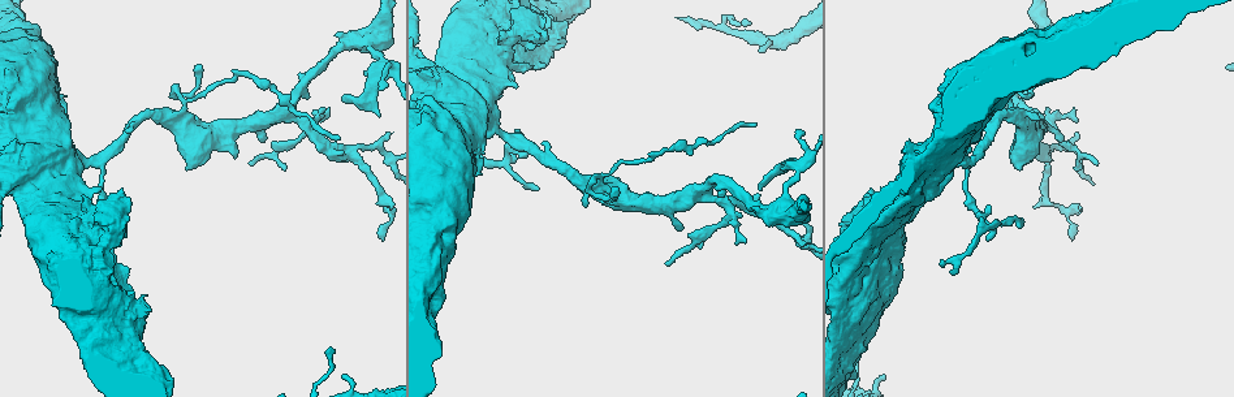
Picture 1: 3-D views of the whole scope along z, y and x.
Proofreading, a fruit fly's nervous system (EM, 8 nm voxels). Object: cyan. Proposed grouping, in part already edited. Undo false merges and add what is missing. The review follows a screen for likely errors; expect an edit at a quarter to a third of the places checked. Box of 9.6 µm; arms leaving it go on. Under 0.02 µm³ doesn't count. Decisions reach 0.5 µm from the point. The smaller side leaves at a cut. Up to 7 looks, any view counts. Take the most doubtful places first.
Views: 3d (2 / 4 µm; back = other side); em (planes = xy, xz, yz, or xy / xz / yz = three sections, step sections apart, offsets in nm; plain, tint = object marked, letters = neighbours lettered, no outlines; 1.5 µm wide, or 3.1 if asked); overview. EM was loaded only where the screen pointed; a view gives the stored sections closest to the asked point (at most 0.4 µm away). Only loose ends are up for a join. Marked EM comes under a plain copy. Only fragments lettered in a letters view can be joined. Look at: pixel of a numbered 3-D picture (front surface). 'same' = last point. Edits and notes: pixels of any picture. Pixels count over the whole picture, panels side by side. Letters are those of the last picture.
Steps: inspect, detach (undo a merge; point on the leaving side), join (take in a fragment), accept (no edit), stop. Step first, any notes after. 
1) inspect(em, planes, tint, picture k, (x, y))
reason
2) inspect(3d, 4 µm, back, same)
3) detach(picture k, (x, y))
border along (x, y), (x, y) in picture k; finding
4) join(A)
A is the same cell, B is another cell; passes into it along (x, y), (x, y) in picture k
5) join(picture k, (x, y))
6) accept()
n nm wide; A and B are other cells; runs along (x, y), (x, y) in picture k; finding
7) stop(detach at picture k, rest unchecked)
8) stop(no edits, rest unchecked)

inspect(3d, 2 µm, picture 1, (1061, 140))
an open end

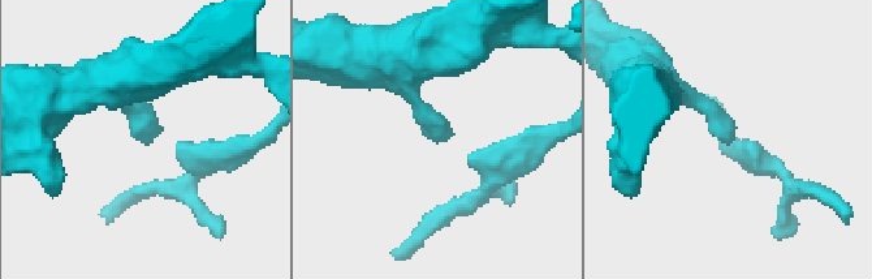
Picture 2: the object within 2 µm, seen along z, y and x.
inspect(em, xy, step 4, tint, picture 2, (143, 141))

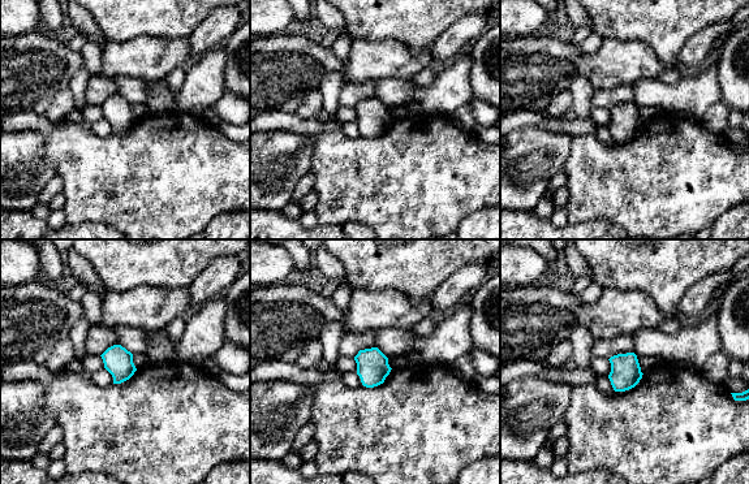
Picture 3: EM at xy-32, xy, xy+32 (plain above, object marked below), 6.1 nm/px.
inspect(em, planes, letters, same)
another direction

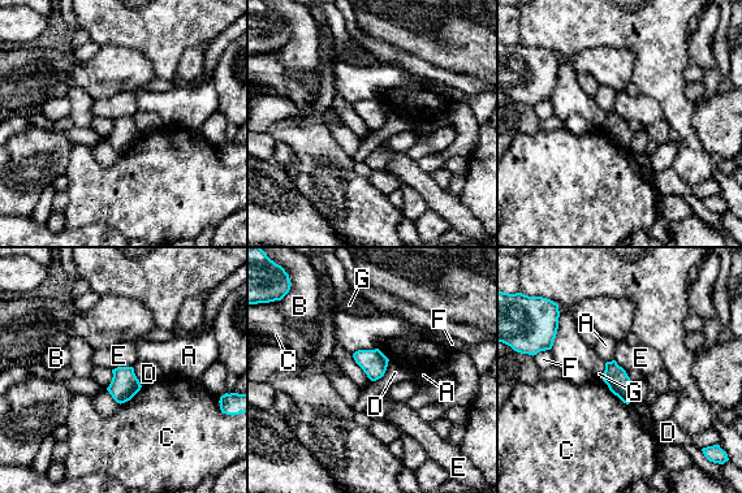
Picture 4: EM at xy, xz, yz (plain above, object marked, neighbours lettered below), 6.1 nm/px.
accept()
A, B, C, D, E, F and G are other cells; border along (599, 377), (626, 405) in picture 4; no lettered fragment goes on from it

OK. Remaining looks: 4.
inspect(3d, 4 µm, picture 1, (385, 88))
thin end

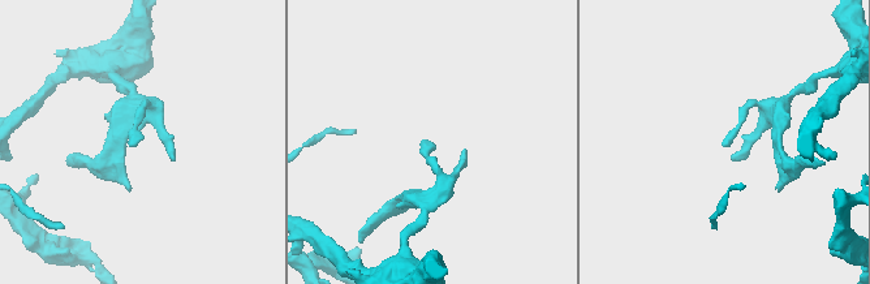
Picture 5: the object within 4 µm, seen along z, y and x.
inspect(em, planes, letters, picture 5, (427, 139))
now the EM

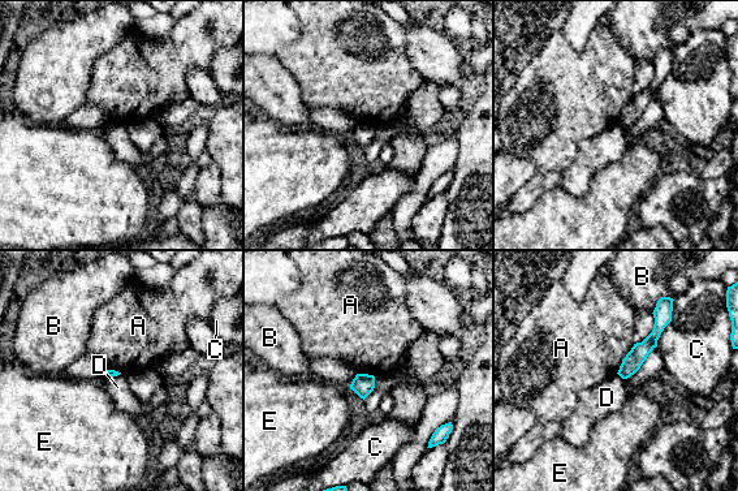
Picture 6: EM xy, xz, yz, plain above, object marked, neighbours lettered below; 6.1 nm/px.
accept()
A, B, C, D and E are other cells; border along (634, 343), (616, 373) in picture 6; none of them fits

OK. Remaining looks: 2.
inspect(em, planes, letters, picture 1, (329, 349))
thin end

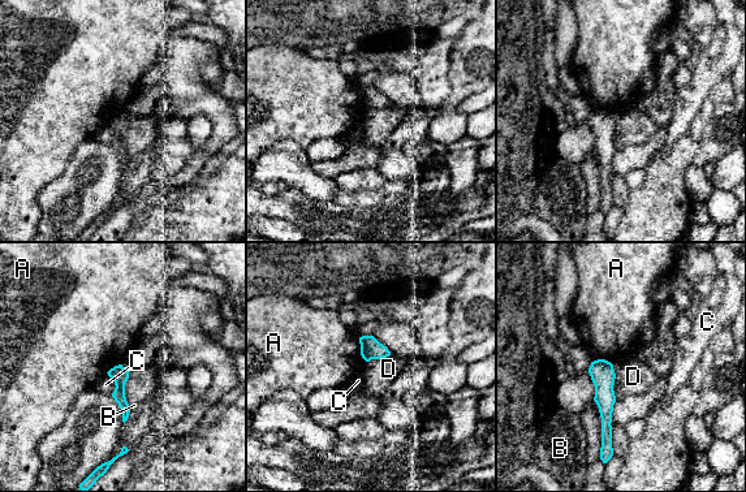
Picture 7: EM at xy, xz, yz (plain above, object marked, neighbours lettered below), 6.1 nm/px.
accept()
A, B, C and D are other cells; runs along (600, 362), (608, 445) in picture 7; none of them fits

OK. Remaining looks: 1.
stop(no edits, rest unchecked)

